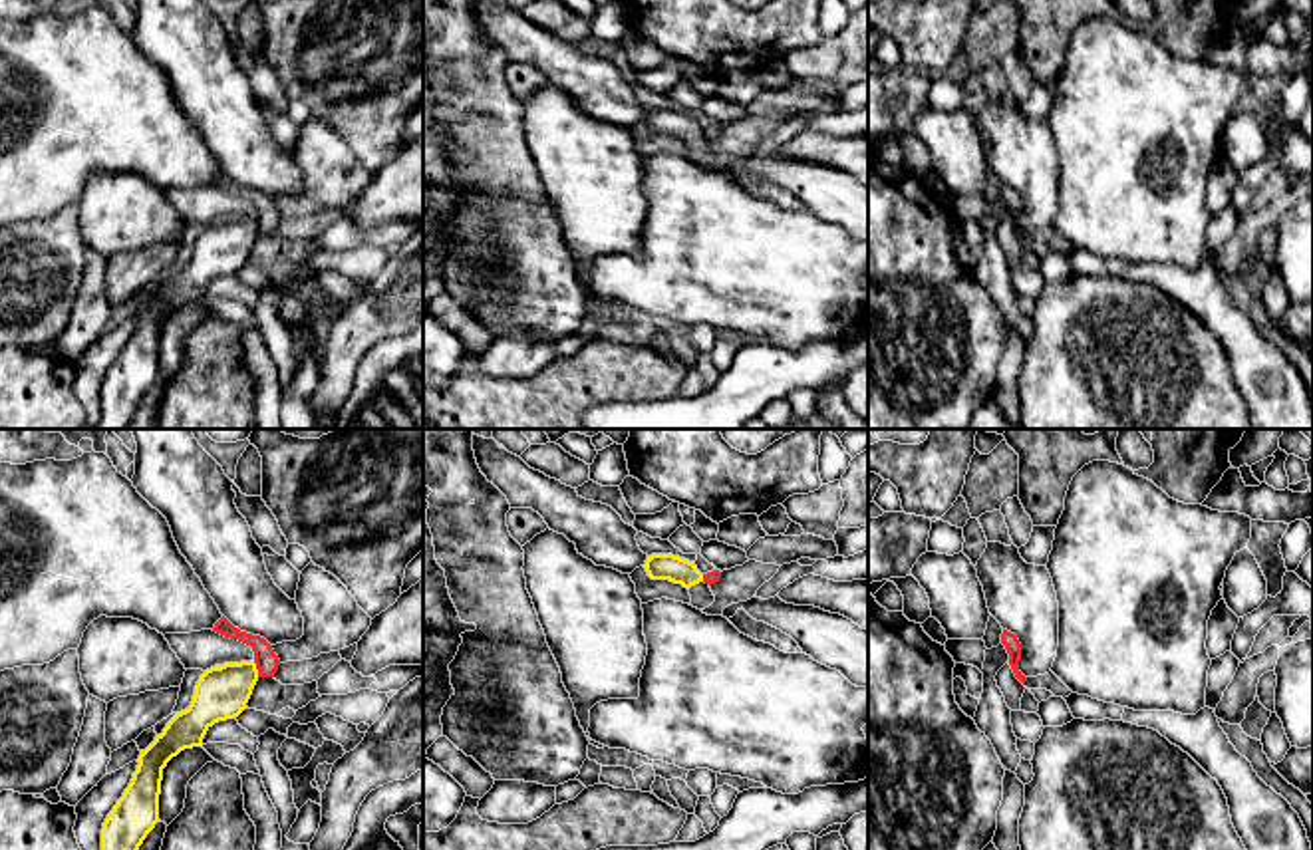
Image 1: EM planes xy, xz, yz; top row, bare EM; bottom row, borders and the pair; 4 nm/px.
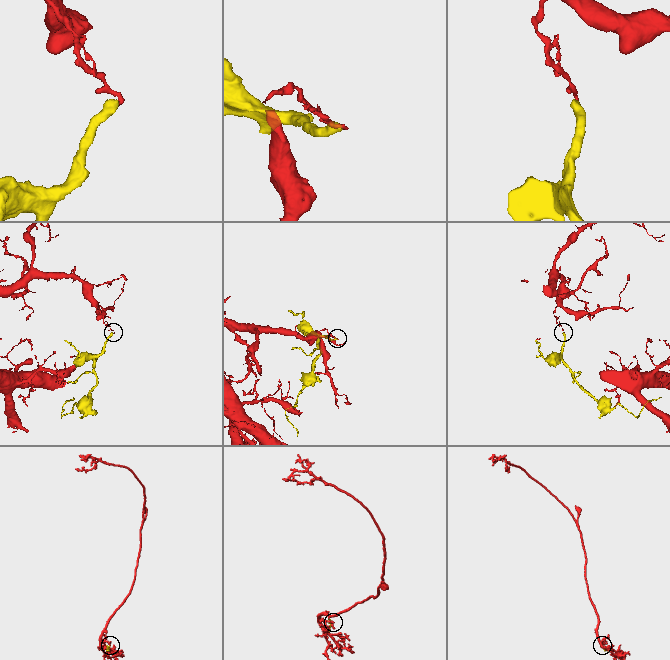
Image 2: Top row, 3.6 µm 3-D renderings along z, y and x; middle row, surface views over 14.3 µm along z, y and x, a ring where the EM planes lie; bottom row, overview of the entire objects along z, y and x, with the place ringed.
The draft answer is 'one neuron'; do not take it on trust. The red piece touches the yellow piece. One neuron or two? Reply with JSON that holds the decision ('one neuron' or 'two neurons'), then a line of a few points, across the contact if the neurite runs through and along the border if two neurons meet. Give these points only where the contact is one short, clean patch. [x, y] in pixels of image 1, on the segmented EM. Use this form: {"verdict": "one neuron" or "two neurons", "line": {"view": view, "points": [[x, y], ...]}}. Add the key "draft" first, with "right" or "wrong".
{"draft": "right", "verdict": "one neuron", "line": {"view": "xy", "points": [[267, 662], [257, 668], [221, 694]]}}

